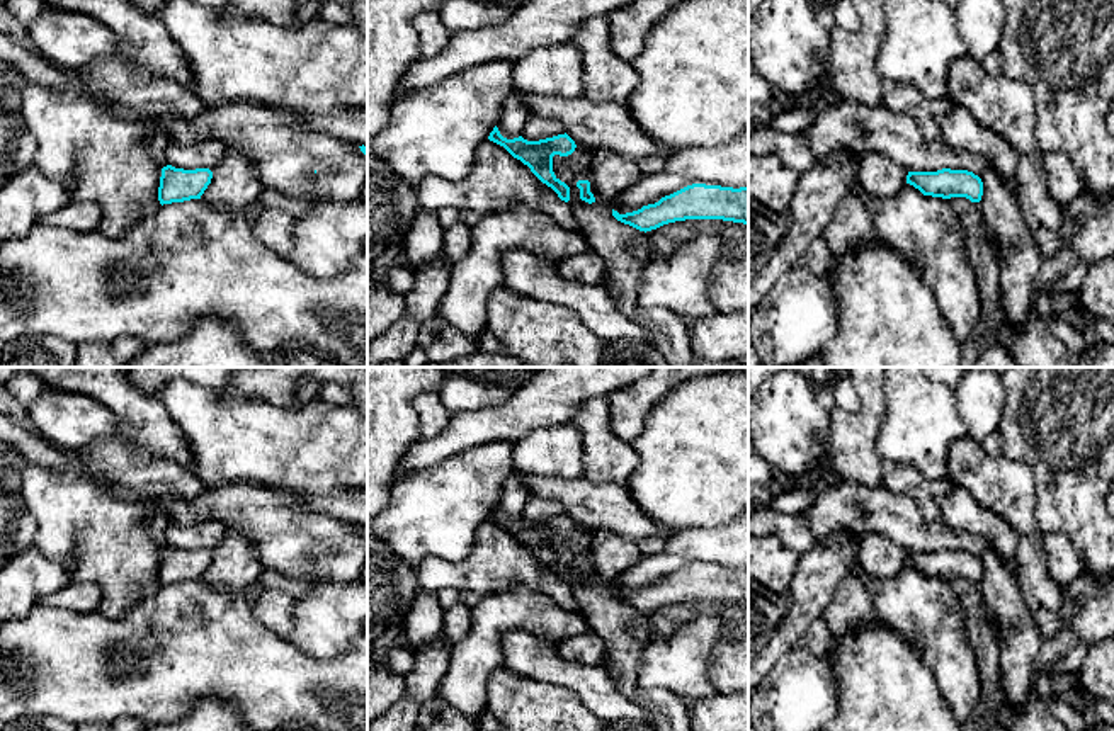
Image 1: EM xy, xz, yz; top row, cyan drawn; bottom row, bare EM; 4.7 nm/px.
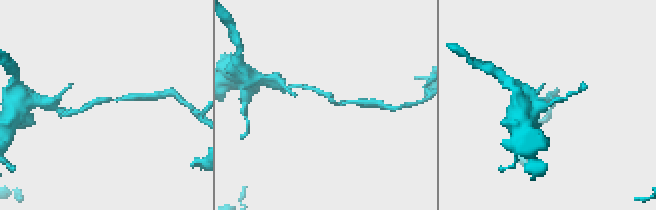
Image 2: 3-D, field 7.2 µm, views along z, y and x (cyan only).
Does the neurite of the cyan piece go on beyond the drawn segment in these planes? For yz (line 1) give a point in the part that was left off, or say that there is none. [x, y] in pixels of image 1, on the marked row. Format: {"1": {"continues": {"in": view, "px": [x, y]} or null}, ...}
{"1": {"continues": null}}

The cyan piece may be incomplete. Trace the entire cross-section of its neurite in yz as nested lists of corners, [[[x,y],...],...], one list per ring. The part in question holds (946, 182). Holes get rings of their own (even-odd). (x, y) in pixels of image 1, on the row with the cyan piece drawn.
[[[968,170],[908,172],[907,184],[924,196],[942,199],[966,197],[971,202],[980,202],[983,196],[981,178]]]

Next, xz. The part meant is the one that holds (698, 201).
[[[692,184],[633,212],[619,214],[612,209],[612,216],[645,233],[685,219],[748,224],[748,187]]]

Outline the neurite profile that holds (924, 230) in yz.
[[[857,178],[852,192],[862,199],[881,241],[920,272],[954,338],[964,343],[980,321],[980,287],[961,223],[947,199],[924,196],[910,184],[903,184],[893,197],[878,199],[866,196]]]

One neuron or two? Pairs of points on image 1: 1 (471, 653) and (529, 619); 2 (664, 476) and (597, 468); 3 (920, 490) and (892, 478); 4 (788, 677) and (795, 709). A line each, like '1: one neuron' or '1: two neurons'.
1: one neuron
2: two neurons
3: one neuron
4: one neuron

